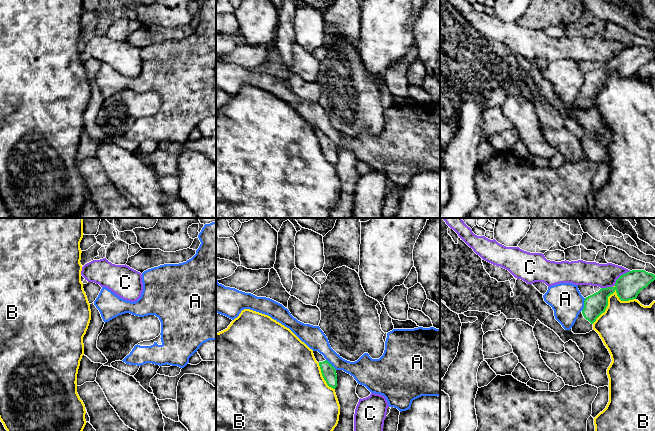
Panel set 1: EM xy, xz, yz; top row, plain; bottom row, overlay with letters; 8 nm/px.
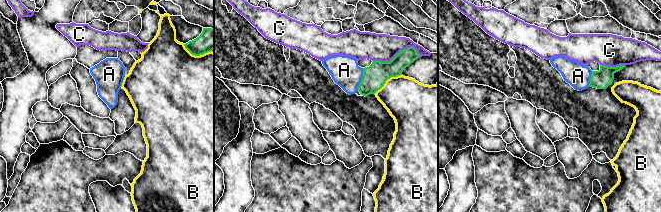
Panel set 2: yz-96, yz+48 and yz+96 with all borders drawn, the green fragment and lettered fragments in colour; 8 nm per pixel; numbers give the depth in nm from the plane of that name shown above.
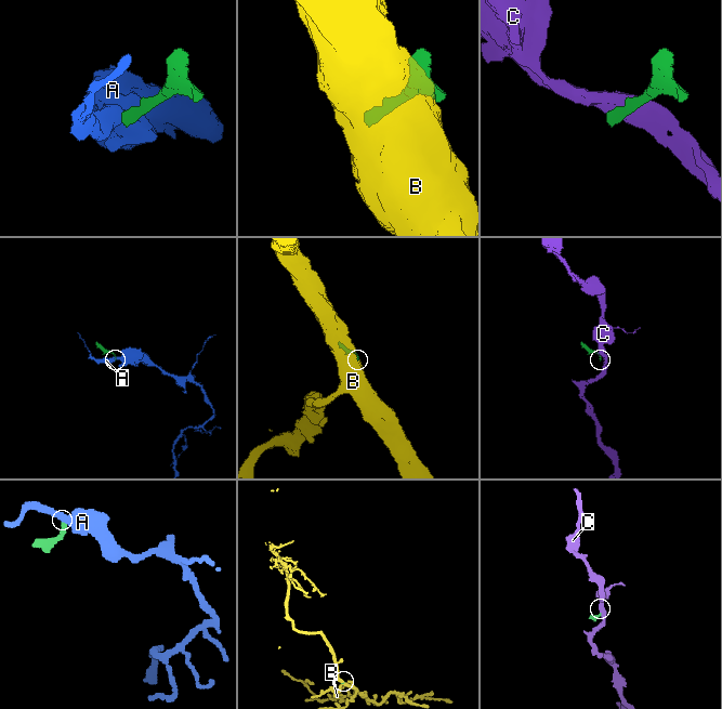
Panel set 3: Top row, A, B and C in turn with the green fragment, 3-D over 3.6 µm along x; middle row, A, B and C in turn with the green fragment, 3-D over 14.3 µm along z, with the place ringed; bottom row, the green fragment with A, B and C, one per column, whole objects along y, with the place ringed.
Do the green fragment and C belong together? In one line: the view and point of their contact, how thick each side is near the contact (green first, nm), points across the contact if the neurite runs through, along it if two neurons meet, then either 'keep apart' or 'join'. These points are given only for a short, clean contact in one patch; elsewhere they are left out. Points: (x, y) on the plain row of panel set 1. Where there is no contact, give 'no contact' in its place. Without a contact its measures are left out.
yz (620, 52) | 200/190 nm | along yz (629, 46), (623, 49), (614, 61) | keep apart

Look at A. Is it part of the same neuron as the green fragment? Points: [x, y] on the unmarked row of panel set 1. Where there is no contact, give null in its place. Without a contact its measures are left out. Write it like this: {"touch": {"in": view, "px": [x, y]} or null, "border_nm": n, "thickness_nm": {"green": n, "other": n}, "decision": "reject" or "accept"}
{"touch": {"in": "yz", "px": [584, 80]}, "border_nm": 110, "thickness_nm": {"green": 180, "other": 260}, "decision": "reject"}

